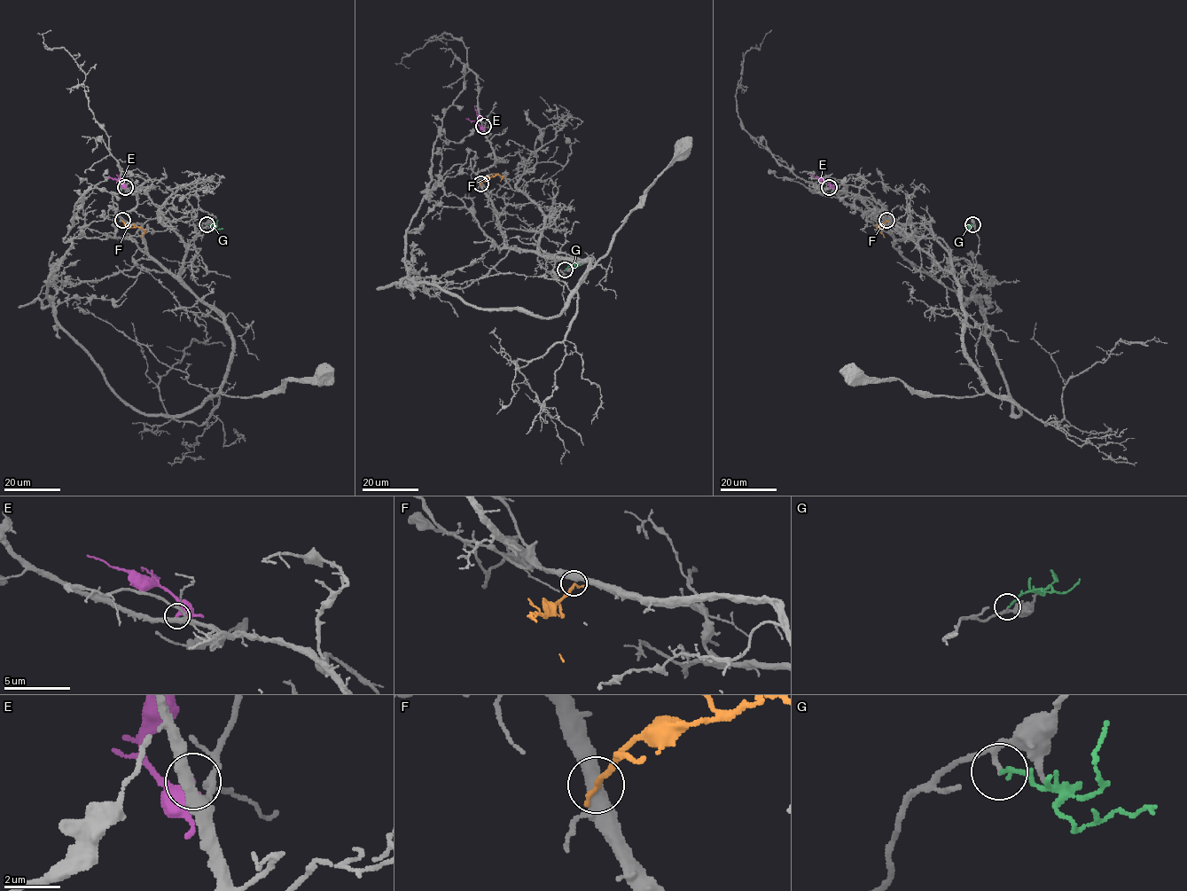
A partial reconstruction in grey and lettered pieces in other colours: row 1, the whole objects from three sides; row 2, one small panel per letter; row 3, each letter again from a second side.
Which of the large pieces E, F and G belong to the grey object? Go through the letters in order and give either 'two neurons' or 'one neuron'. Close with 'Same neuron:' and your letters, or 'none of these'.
E: two neurons
F: one neuron
G: one neuron
Same neuron: F, G

